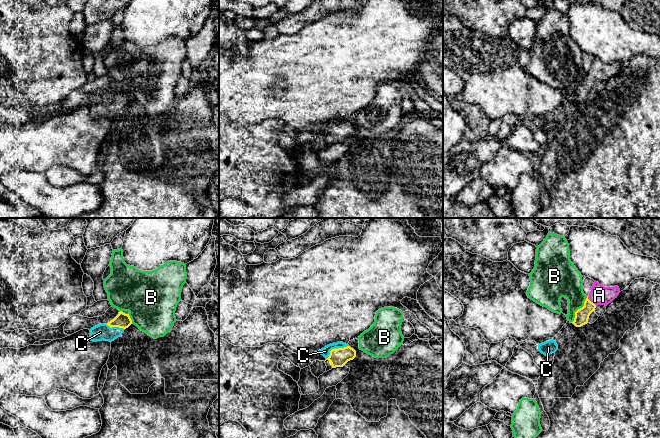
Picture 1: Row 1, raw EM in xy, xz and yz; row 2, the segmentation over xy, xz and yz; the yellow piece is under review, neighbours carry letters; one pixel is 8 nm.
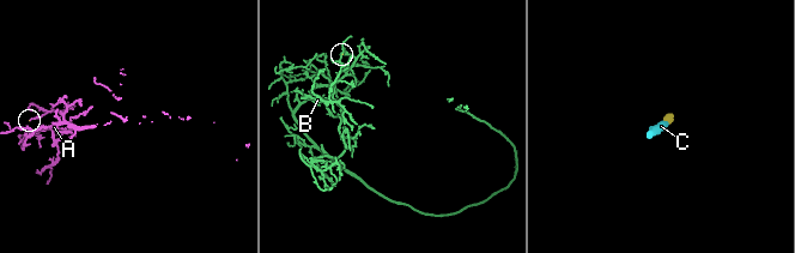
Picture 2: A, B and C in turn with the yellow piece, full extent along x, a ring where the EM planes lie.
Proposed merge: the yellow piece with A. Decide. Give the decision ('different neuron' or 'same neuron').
same neuron

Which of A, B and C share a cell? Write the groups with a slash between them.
A C / B

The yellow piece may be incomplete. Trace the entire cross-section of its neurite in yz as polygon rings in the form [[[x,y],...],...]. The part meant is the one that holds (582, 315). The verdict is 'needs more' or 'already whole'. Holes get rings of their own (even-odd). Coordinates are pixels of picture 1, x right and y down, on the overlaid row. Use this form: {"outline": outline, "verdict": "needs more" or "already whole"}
{"outline": [[[594,282],[584,306],[575,312],[575,318],[572,322],[576,327],[581,327],[588,323],[590,314],[595,311],[597,305],[607,306],[620,293],[618,286],[604,287],[598,282]]], "verdict": "needs more"}

